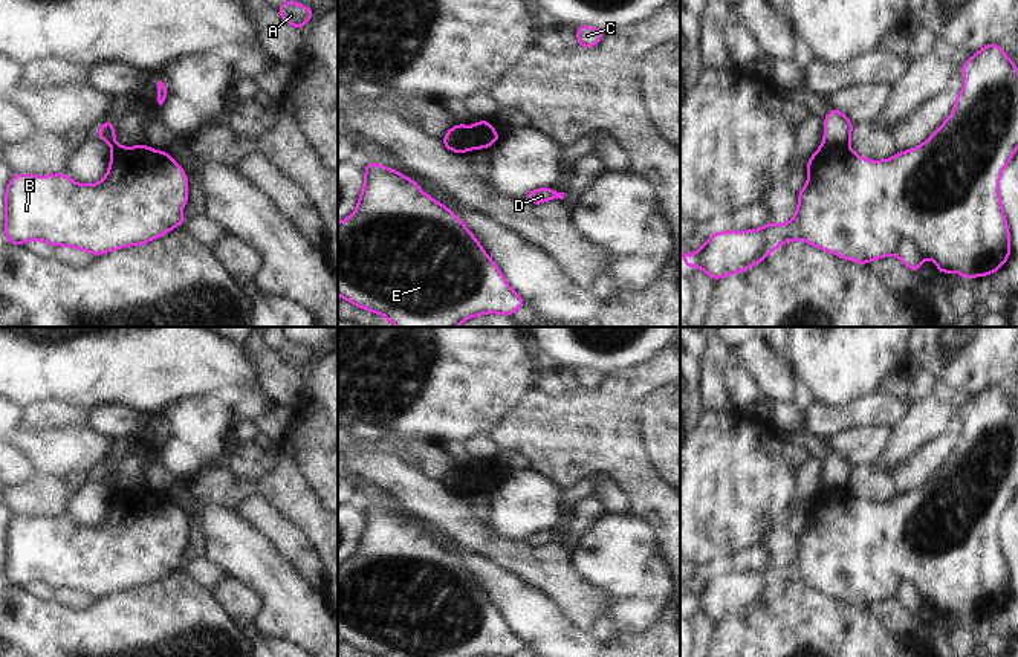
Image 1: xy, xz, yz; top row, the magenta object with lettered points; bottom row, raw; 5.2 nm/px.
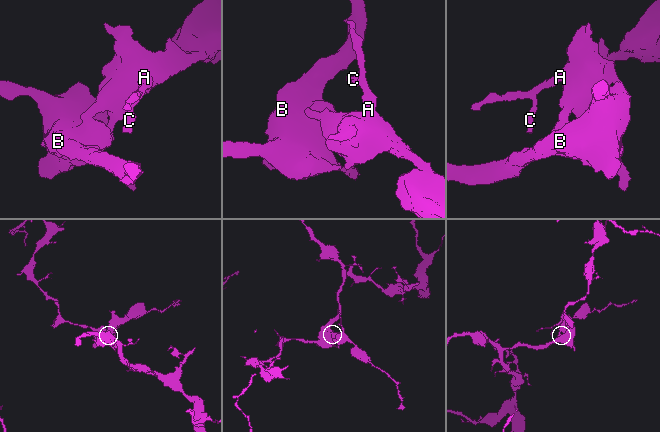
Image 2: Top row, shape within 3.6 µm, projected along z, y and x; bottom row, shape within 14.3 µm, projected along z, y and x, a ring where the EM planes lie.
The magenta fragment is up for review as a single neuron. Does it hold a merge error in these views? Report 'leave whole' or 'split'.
split

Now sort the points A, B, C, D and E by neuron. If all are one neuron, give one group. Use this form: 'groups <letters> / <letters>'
groups A C D / B E

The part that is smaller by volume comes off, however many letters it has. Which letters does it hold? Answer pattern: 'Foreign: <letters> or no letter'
Foreign: A, C, D

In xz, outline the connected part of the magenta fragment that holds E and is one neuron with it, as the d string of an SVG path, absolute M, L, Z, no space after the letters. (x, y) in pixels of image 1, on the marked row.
M370 162L364 167L365 182L358 208L338 223L338 295L352 304L385 316L396 327L457 327L483 313L511 316L524 299L506 283L483 246L446 206L425 196L407 176Z

